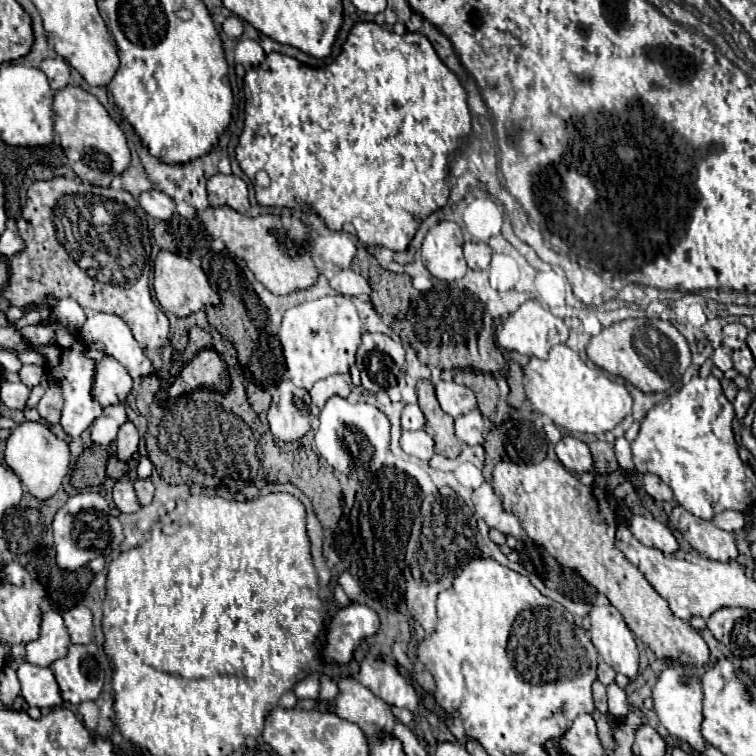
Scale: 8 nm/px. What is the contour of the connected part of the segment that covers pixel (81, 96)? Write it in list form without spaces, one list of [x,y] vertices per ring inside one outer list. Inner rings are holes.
[[[68,84],[62,90],[56,90],[52,96],[54,110],[54,130],[60,136],[60,146],[72,170],[94,186],[110,186],[114,176],[120,176],[130,164],[130,150],[126,138],[118,124],[108,116],[106,108],[98,102],[96,96],[82,90],[80,86]]]

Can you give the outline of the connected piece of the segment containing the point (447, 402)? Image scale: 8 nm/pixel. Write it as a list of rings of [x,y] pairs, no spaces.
[[[440,382],[436,384],[436,396],[442,410],[450,416],[462,416],[472,412],[476,406],[476,396],[470,388],[460,386],[456,382]]]

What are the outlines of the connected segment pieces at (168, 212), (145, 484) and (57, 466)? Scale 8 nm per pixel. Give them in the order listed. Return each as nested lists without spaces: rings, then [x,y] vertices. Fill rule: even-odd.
[[[156,188],[144,192],[140,196],[140,204],[156,220],[170,220],[172,214],[174,214],[174,210],[176,210],[174,200],[170,196],[166,196],[164,192],[156,190]]]
[[[140,478],[134,482],[134,490],[136,490],[136,496],[138,496],[138,502],[140,506],[146,506],[152,502],[152,496],[154,496],[154,484],[150,478]]]
[[[22,422],[16,430],[12,430],[10,438],[6,440],[6,464],[18,474],[22,484],[34,494],[38,500],[46,500],[54,496],[68,474],[68,464],[70,464],[70,446],[68,442],[52,430],[52,426],[42,424],[42,422]]]

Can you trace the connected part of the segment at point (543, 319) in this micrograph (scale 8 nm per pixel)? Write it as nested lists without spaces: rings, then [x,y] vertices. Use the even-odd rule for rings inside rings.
[[[526,300],[510,318],[504,322],[502,330],[498,332],[498,344],[506,350],[514,350],[524,356],[536,356],[546,358],[548,350],[554,344],[564,344],[568,338],[568,328],[564,320],[556,318],[550,310],[546,310],[538,300]]]

